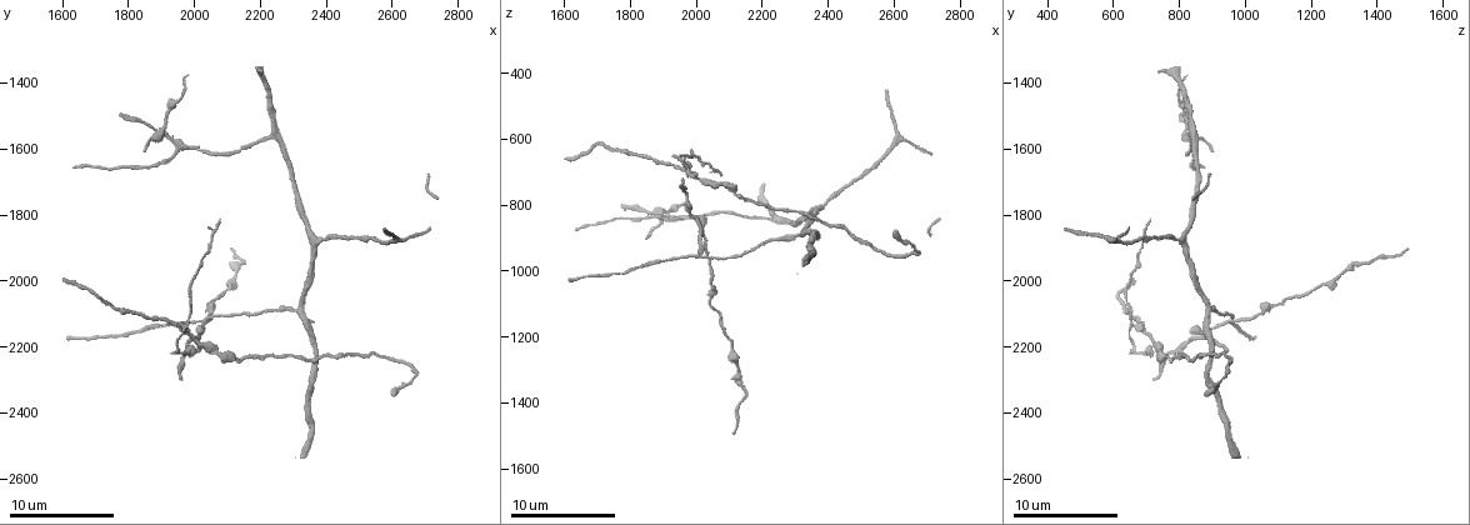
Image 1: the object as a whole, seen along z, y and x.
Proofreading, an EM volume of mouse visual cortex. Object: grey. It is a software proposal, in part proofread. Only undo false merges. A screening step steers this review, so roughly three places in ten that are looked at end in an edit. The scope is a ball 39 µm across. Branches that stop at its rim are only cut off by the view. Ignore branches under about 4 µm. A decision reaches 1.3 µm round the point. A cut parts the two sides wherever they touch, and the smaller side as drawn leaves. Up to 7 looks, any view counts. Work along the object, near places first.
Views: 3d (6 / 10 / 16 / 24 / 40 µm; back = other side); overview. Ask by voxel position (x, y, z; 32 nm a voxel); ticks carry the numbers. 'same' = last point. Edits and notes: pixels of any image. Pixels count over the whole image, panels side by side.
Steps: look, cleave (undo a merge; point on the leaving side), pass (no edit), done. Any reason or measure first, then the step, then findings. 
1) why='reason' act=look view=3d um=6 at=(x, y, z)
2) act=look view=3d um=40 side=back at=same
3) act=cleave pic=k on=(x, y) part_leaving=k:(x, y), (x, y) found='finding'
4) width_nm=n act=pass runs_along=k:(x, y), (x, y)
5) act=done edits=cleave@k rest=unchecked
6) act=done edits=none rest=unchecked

why='three arms meet' act=look view=3d um=10 at=(2310, 2090, 890)

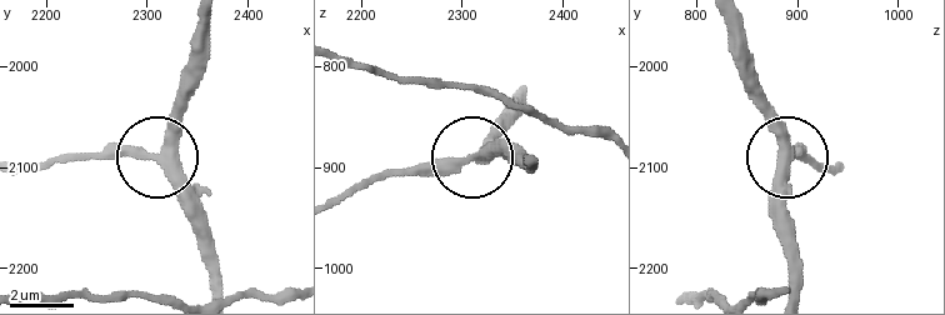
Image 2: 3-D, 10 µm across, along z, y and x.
arms=3 act=pass found='one neuron here'

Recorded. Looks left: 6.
why='four arms meet' act=look view=3d um=6 at=(2230, 1560, 850)

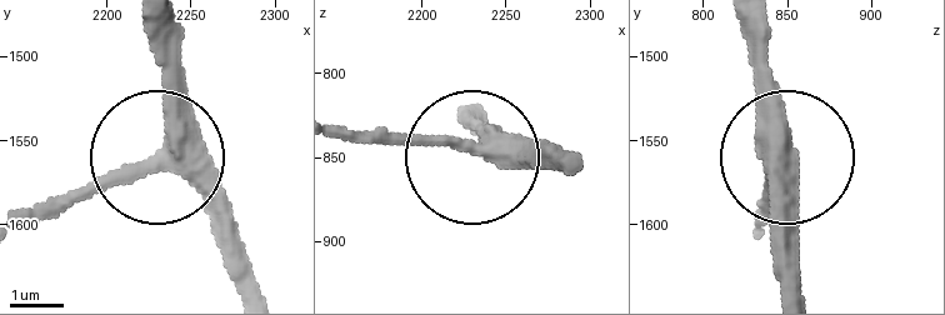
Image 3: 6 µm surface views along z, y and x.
arms=4 act=pass runs_along=3:(256, 288), (221, 221), (168, 168), (168, 33) found='one neuron here'

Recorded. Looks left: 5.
why='three-way junction' act=look view=3d um=10 at=(2370, 1870, 820)

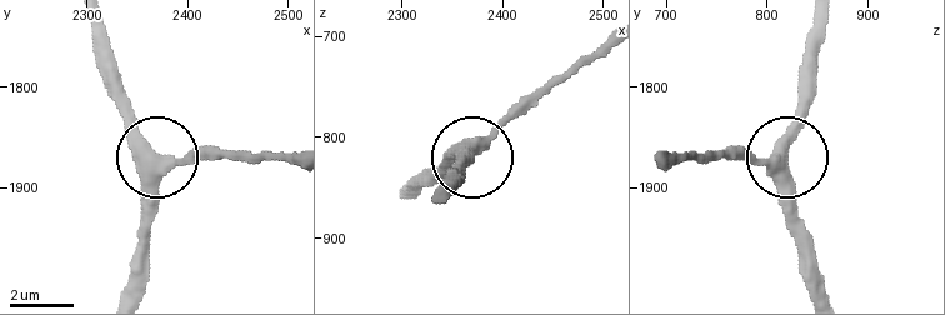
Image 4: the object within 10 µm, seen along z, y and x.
arms=3 act=pass found='all the same neuron'

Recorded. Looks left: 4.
act=done edits=none rest=unchecked

